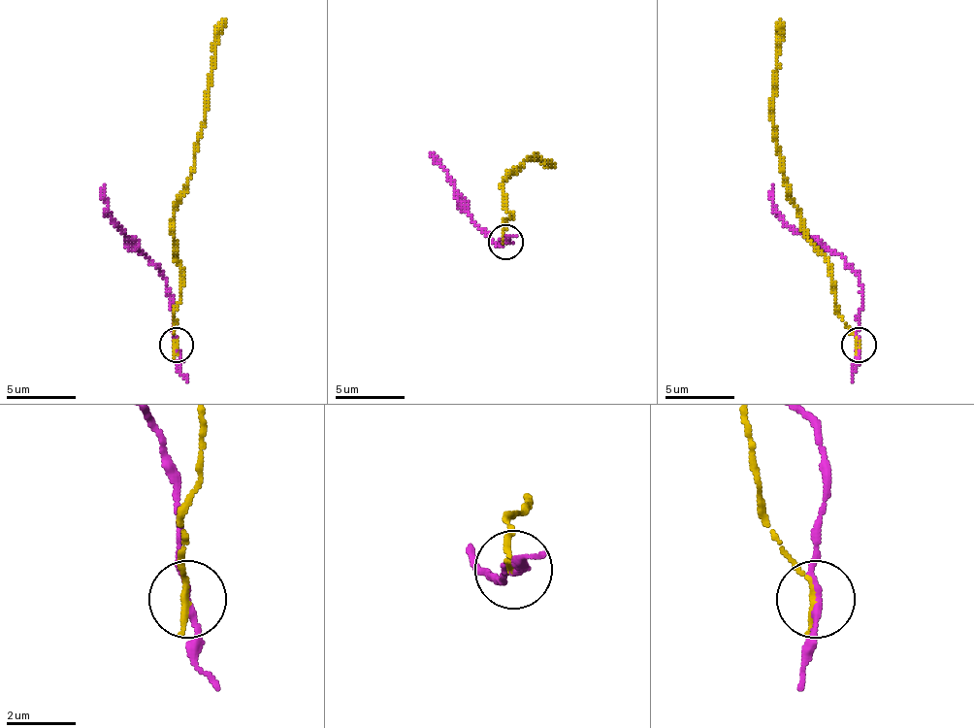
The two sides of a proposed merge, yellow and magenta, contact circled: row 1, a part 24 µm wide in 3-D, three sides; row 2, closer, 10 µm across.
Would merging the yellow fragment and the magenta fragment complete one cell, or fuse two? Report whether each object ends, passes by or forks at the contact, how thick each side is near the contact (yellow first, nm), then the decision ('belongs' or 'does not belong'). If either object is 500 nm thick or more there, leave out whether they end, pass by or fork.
yellow ends; magenta passes by; calibres 240 and 170 nm; does not belong

